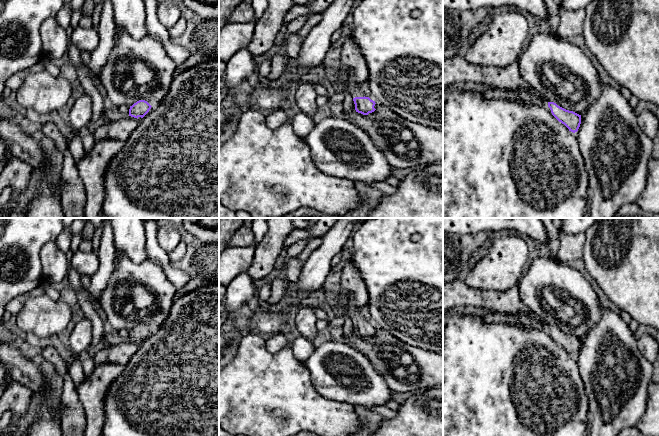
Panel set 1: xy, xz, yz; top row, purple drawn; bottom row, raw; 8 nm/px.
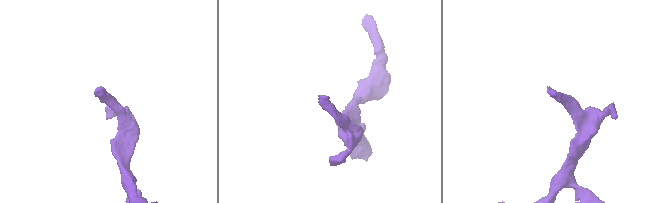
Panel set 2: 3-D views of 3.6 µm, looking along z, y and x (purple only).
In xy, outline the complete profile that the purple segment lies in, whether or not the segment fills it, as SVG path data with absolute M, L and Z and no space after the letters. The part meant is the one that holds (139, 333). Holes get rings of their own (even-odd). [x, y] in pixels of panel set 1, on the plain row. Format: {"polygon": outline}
{"polygon": "M139 324L130 330L129 340L134 342L143 342L151 333L151 329L145 324Z"}

